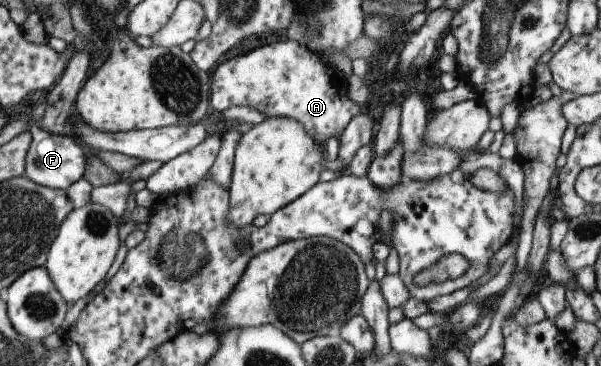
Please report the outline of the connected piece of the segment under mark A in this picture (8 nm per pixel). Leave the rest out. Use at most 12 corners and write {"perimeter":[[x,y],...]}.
{"perimeter":[[295,40],[215,67],[215,110],[295,119],[321,146],[361,109]]}

